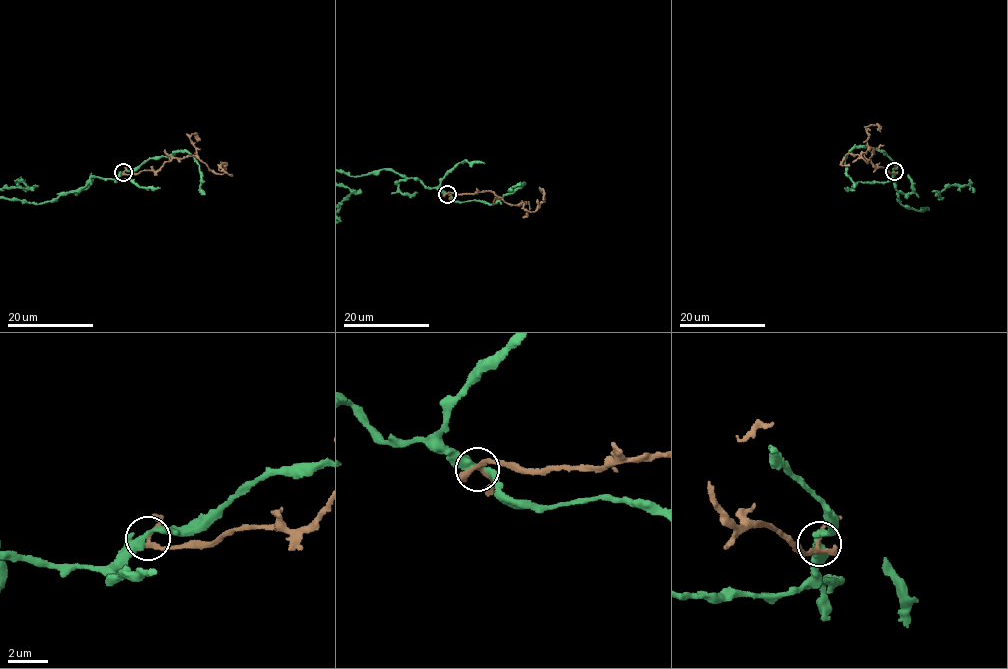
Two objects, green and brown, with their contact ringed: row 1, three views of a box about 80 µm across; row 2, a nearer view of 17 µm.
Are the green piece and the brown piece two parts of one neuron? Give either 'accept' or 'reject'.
reject

